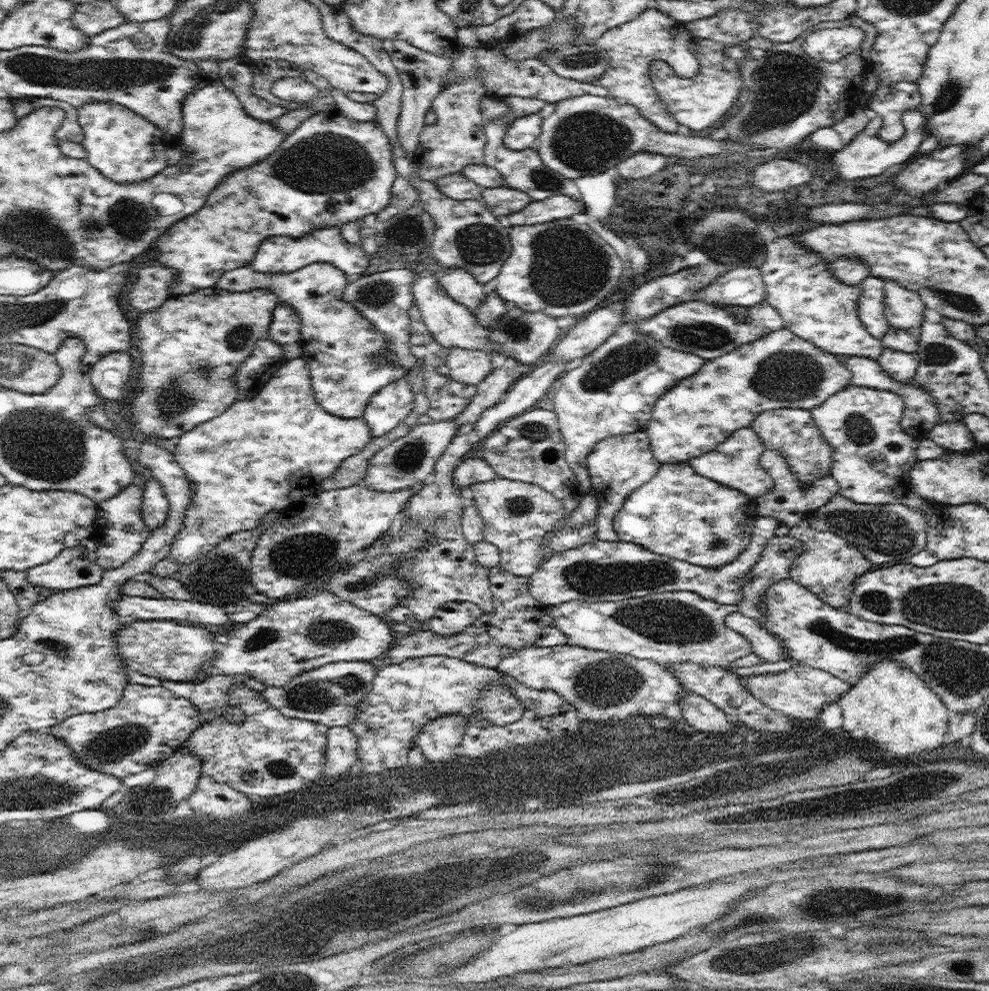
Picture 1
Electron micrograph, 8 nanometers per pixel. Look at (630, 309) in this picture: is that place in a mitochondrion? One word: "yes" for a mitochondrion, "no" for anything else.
no

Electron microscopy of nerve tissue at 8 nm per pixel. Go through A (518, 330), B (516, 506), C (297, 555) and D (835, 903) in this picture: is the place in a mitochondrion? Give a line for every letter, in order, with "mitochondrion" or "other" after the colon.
A: mitochondrion
B: mitochondrion
C: mitochondrion
D: mitochondrion

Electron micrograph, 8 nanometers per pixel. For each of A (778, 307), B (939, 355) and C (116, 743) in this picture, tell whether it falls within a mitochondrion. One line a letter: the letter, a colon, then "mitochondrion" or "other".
A: other
B: mitochondrion
C: mitochondrion

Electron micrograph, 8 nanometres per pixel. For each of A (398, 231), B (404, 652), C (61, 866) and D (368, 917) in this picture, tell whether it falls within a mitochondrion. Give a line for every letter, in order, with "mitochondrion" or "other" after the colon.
A: mitochondrion
B: other
C: other
D: mitochondrion

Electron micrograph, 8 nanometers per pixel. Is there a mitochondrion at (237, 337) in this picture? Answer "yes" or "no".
yes

